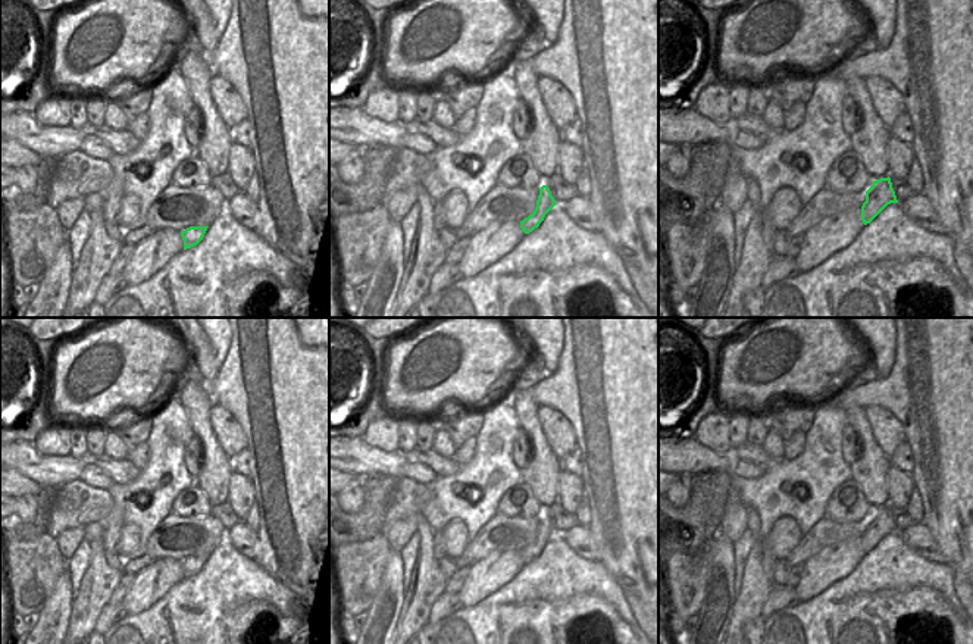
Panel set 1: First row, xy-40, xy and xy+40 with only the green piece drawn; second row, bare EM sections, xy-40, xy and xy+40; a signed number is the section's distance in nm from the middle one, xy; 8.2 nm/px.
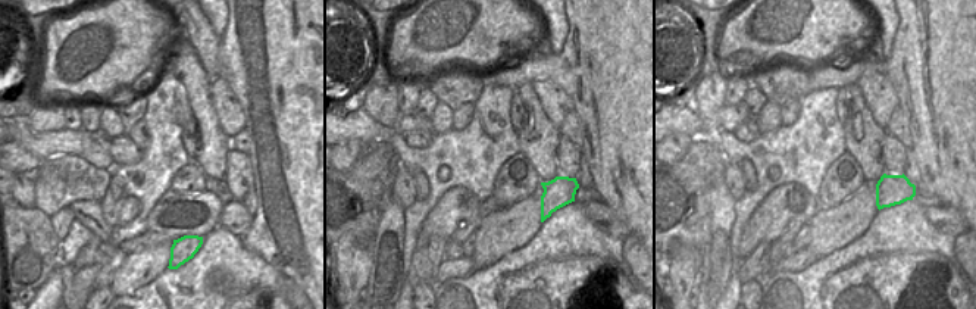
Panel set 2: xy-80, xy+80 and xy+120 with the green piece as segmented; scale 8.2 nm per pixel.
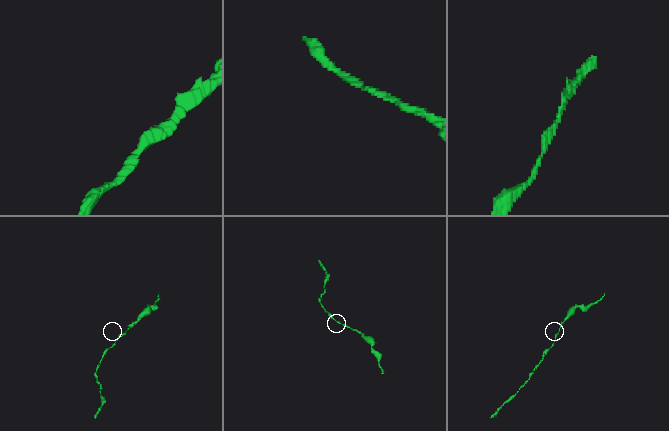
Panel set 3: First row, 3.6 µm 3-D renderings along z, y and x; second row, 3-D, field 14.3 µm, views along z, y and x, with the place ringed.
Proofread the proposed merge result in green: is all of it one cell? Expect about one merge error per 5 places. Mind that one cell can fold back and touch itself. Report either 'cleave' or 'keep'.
keep

